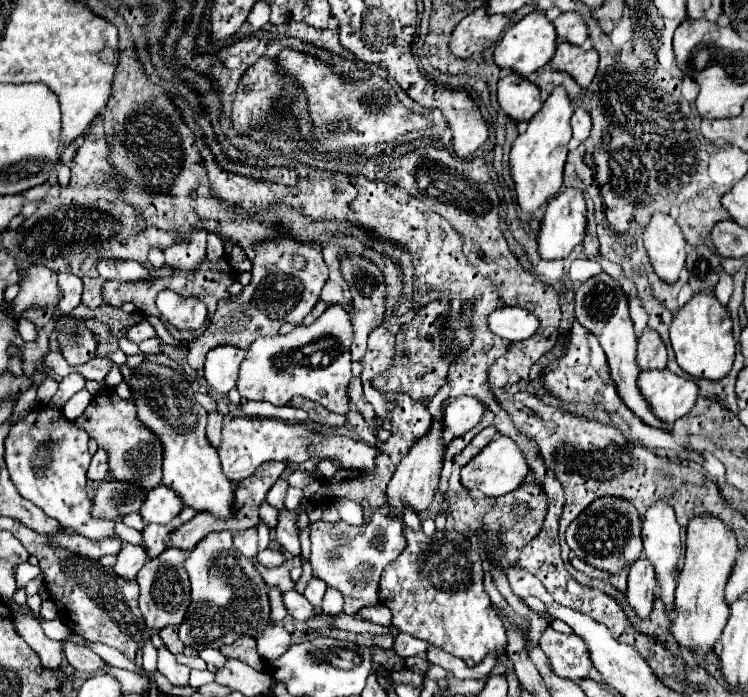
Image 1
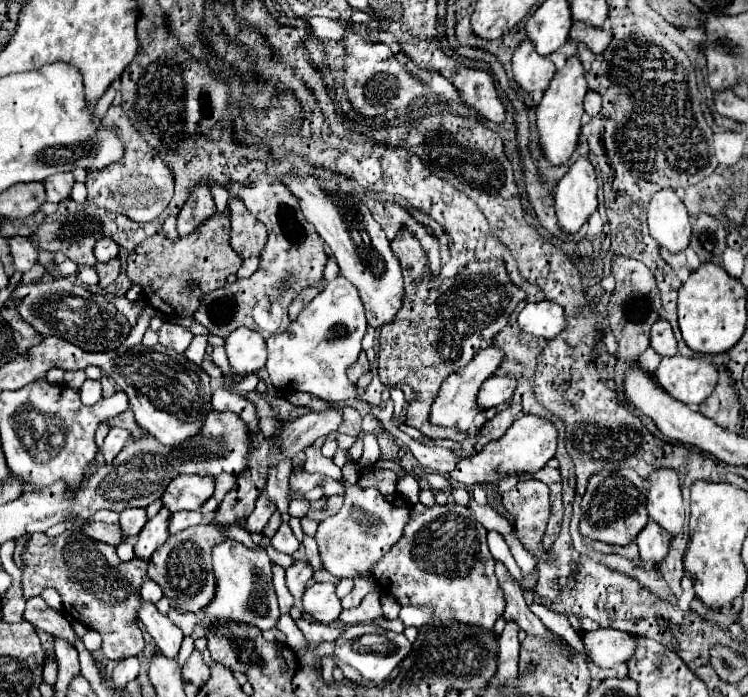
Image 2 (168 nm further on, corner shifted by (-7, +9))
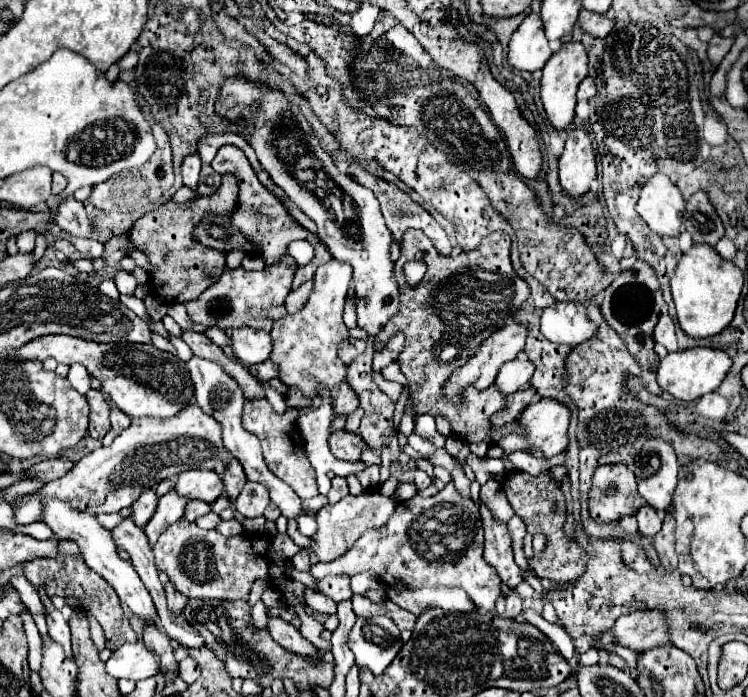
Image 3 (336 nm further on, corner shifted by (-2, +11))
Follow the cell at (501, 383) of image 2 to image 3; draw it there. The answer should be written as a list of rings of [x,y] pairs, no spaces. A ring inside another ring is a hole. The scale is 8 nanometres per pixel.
[[[523,357],[523,359],[513,359],[513,361],[507,361],[501,365],[499,373],[497,373],[497,379],[495,379],[495,387],[507,397],[519,389],[523,389],[529,381],[529,377],[533,375],[535,367],[533,363]],[[511,367],[511,369],[509,369]]]

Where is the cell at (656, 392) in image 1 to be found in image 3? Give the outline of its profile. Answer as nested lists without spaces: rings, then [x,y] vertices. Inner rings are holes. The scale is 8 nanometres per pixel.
[[[695,347],[695,349],[685,349],[685,351],[675,351],[675,353],[667,353],[667,357],[659,363],[657,369],[657,383],[661,385],[663,391],[671,393],[677,399],[683,401],[695,401],[705,393],[715,391],[721,381],[725,379],[729,367],[731,367],[731,359],[725,351],[719,349],[707,349],[707,347]]]

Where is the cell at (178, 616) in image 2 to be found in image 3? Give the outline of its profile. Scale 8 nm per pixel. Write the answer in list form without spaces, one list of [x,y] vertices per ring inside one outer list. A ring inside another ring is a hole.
[[[171,583],[165,585],[165,593],[167,593],[167,605],[169,605],[171,613],[181,615],[181,609],[185,609],[185,601],[189,601],[189,599],[185,599],[181,593],[177,593]]]

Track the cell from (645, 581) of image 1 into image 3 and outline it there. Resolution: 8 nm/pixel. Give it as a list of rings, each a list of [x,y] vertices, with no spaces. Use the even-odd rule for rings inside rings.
[[[643,507],[637,511],[637,521],[639,521],[639,533],[643,537],[655,537],[661,531],[661,519],[653,507]]]

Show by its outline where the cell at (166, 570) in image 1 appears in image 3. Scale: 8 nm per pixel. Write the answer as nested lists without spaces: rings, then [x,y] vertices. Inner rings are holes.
[[[185,519],[173,523],[155,543],[155,565],[167,573],[175,589],[185,597],[195,599],[249,599],[249,591],[255,579],[267,579],[271,583],[285,583],[303,601],[303,585],[289,579],[291,561],[273,551],[271,539],[265,535],[247,537],[223,537],[219,531],[201,529]]]

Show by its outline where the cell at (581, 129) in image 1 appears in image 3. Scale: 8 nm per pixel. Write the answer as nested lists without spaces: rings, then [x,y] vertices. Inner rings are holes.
[[[587,77],[581,85],[579,85],[579,91],[577,91],[577,99],[579,101],[589,101],[595,97],[595,83],[591,77]]]

